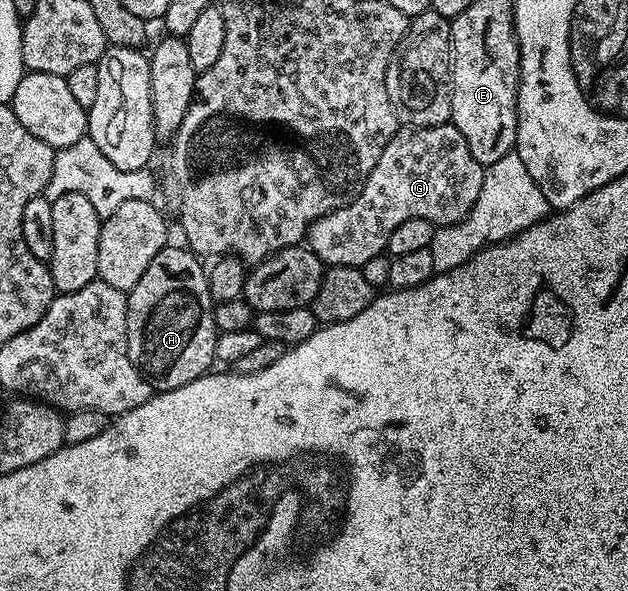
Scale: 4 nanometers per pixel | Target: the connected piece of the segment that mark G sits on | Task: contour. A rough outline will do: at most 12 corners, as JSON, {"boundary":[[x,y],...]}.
{"boundary":[[452,122],[402,127],[359,195],[309,226],[362,269],[407,218],[454,224],[486,165]]}

